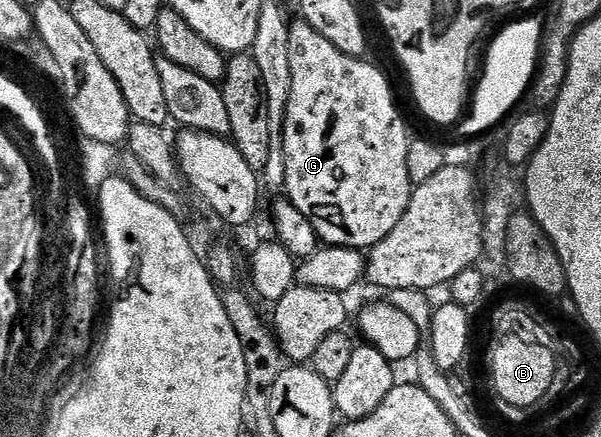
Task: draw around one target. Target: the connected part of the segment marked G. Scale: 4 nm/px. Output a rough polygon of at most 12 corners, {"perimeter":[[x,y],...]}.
{"perimeter":[[290,22],[284,194],[327,246],[404,216],[390,82]]}

